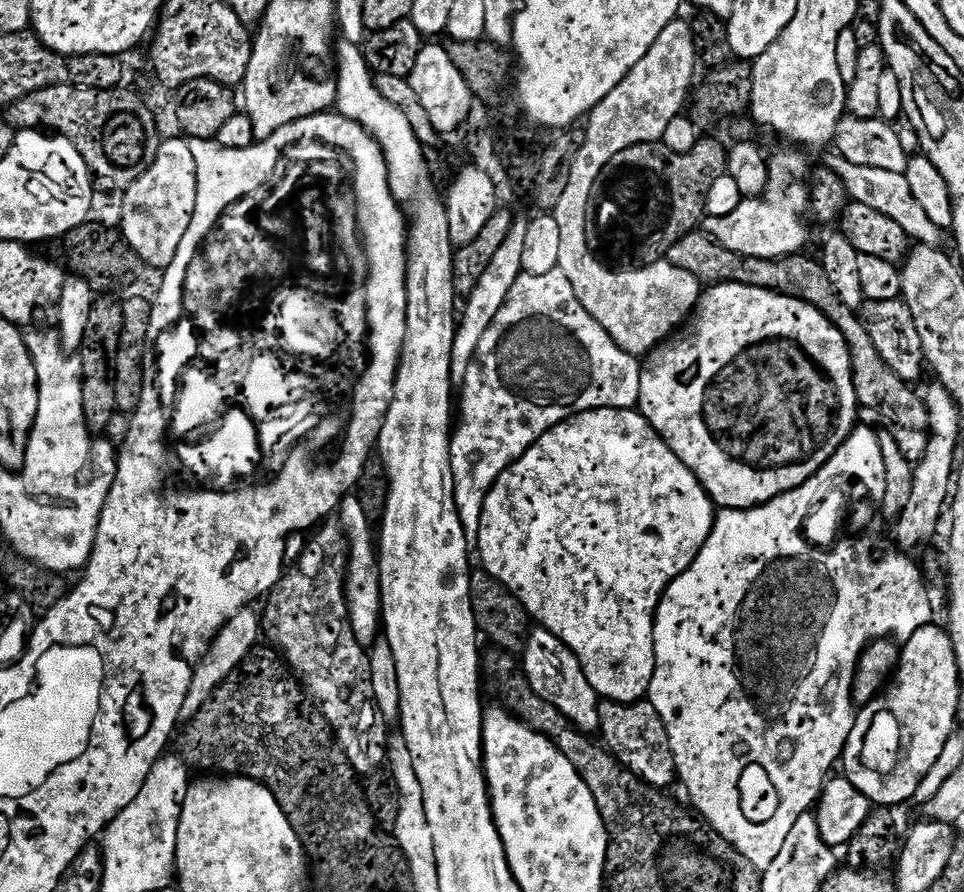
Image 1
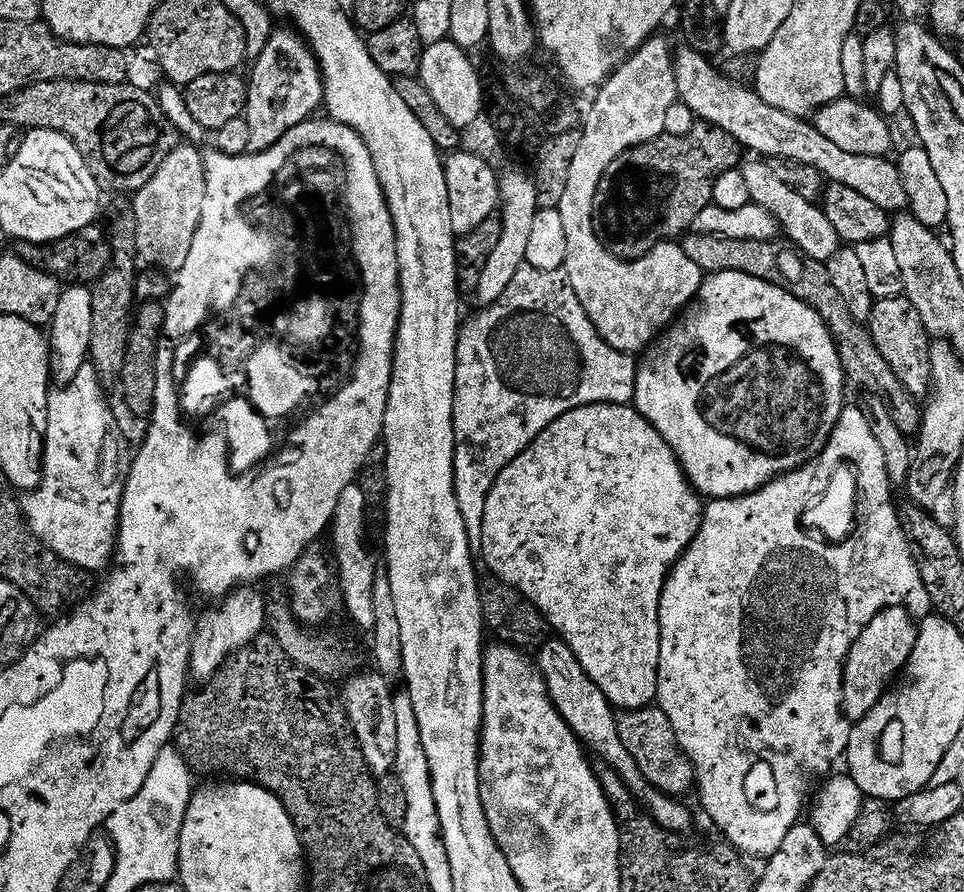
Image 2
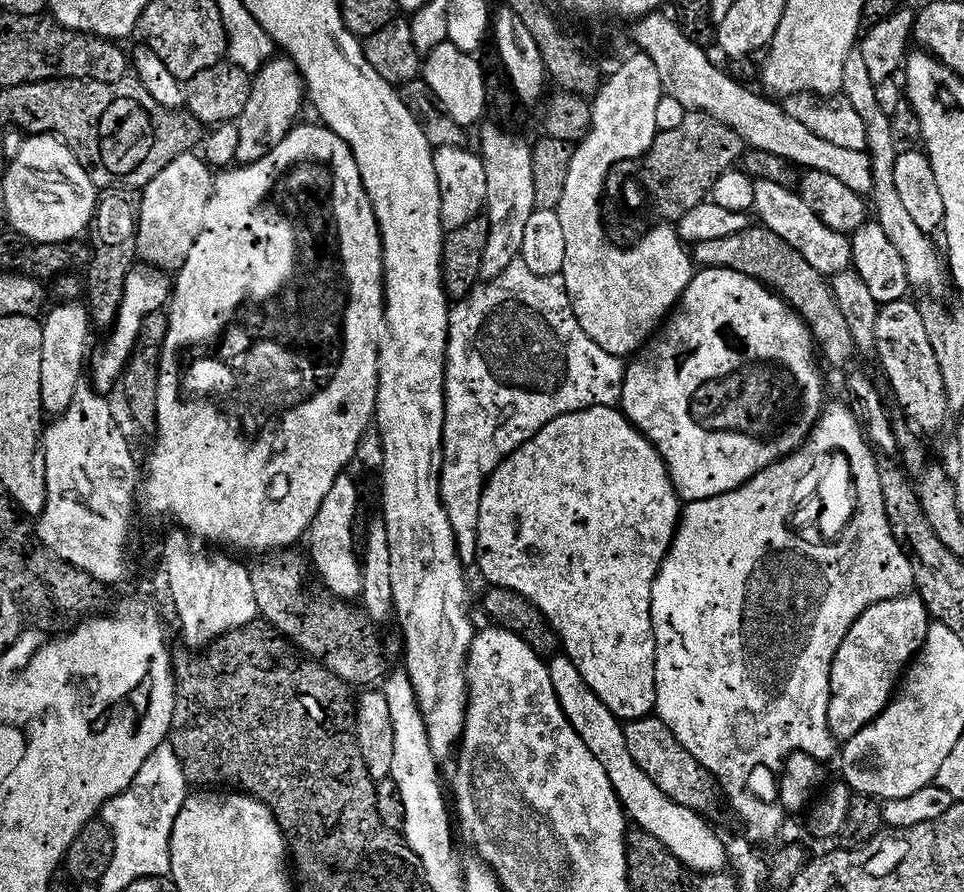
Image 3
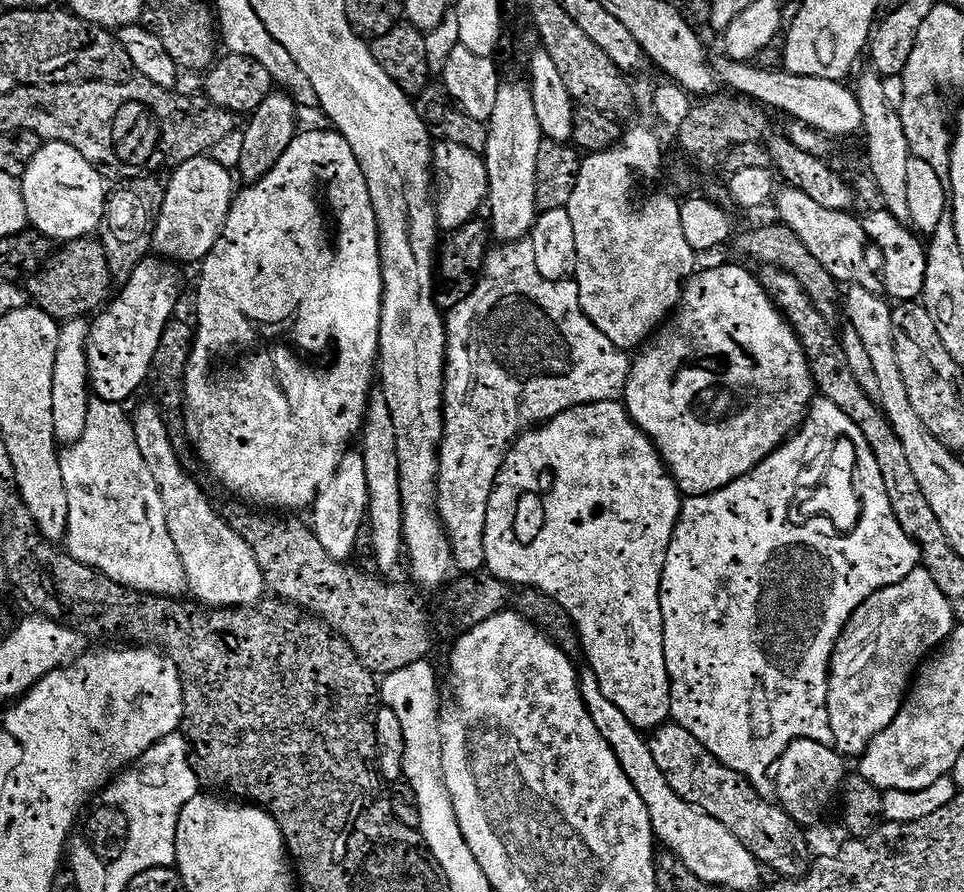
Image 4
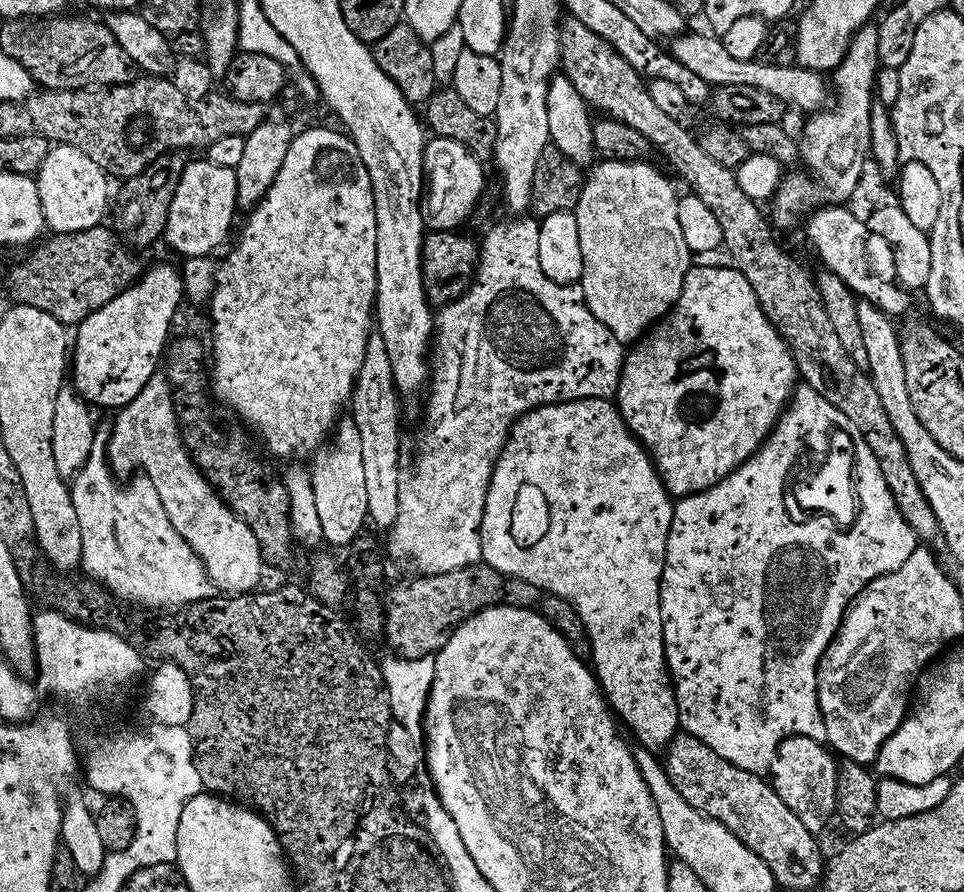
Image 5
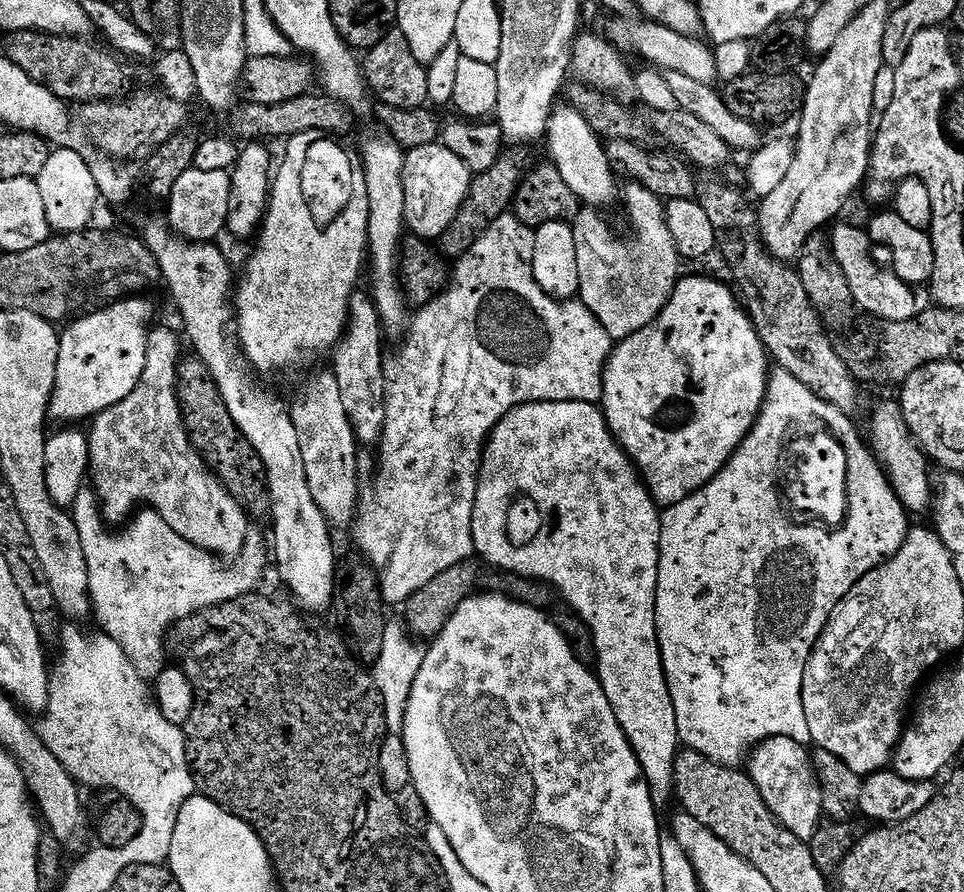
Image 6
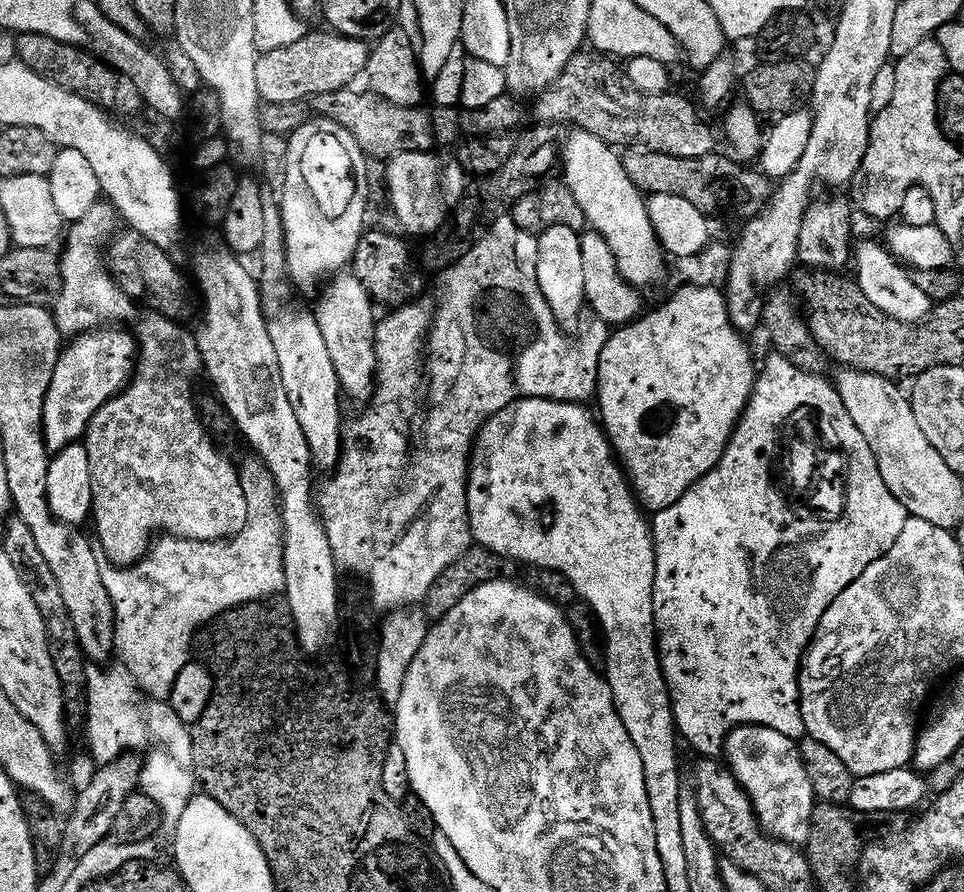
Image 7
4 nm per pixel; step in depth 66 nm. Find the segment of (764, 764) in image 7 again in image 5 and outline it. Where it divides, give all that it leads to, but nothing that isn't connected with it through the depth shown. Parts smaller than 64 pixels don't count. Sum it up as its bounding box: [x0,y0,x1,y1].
[770,737,839,834]

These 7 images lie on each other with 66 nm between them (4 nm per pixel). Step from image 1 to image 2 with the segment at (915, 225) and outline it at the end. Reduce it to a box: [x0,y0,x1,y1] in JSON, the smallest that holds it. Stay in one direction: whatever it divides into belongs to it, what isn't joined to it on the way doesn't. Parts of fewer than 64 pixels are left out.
[674,46,908,214]

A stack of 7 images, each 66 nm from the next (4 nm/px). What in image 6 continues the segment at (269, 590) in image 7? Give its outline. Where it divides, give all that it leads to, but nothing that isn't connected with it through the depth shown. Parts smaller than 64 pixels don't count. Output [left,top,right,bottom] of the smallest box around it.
[70,490,264,682]

